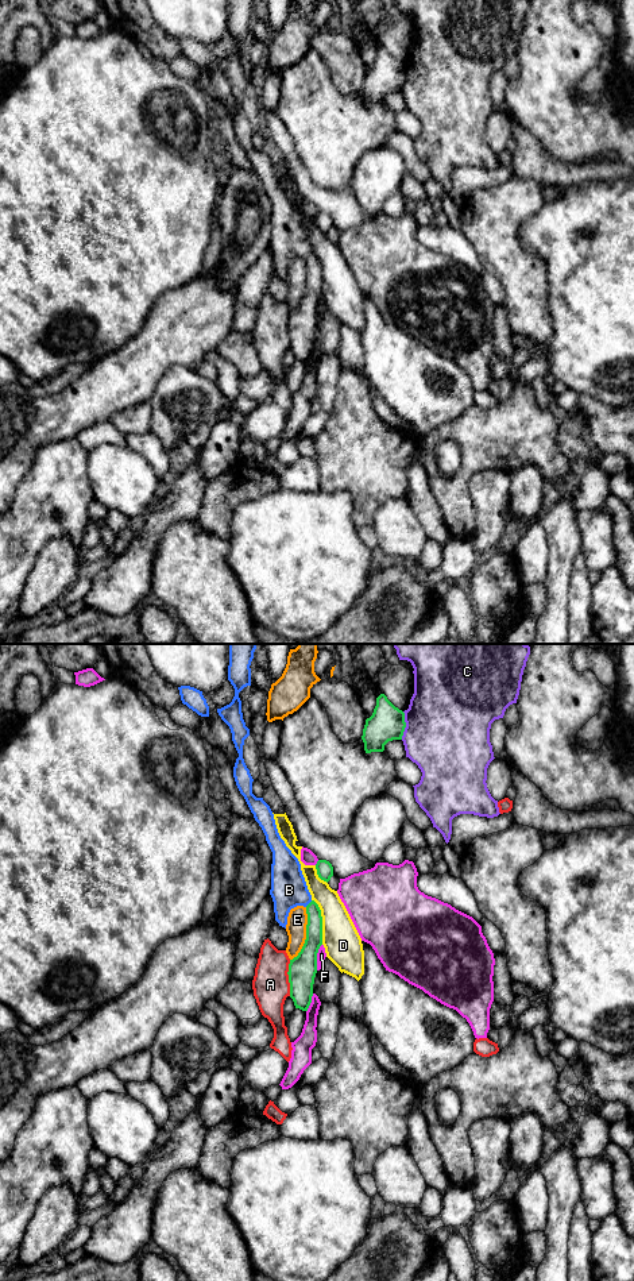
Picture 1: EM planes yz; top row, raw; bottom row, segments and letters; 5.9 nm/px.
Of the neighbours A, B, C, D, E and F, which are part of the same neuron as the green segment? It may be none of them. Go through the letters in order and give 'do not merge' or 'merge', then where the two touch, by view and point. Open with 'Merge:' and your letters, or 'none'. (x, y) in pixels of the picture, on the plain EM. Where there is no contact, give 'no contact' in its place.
Merge: none
A: do not merge; contact yz (289, 330)
B: do not merge; contact yz (309, 255)
C: do not merge; contact yz (405, 77)
D: do not merge; contact yz (321, 274)
E: do not merge; contact yz (306, 286)
F: do not merge; contact yz (316, 309)

